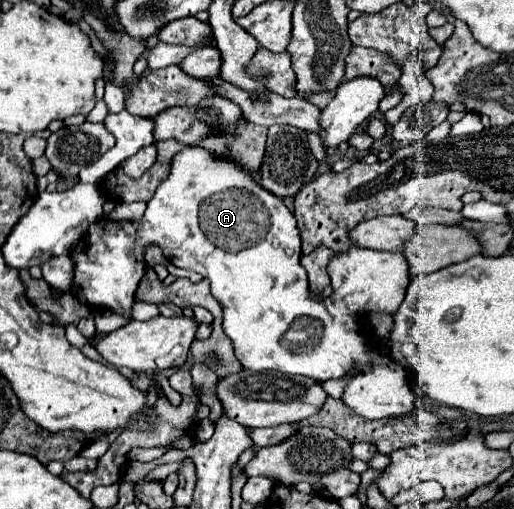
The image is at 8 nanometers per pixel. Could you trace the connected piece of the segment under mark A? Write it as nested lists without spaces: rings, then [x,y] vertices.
[[[185,147],[175,155],[171,175],[157,187],[141,221],[105,221],[103,227],[101,221],[97,221],[89,227],[87,235],[77,243],[77,251],[73,247],[69,253],[75,273],[71,287],[73,295],[83,303],[113,309],[129,319],[131,305],[135,303],[133,295],[145,274],[143,255],[149,245],[161,247],[163,255],[173,265],[191,269],[211,281],[213,297],[223,305],[223,331],[233,341],[235,357],[245,369],[257,373],[279,371],[283,375],[303,375],[313,381],[351,375],[343,391],[343,401],[365,419],[401,417],[415,409],[415,395],[407,385],[405,367],[395,363],[385,353],[383,345],[367,339],[361,323],[367,315],[381,313],[381,303],[385,303],[385,313],[395,313],[405,299],[405,287],[409,287],[411,275],[401,253],[359,247],[337,253],[327,265],[333,293],[329,297],[311,295],[307,273],[299,265],[301,237],[297,235],[293,213],[279,197],[257,185],[247,171],[241,171],[235,163],[217,159],[201,147]]]

